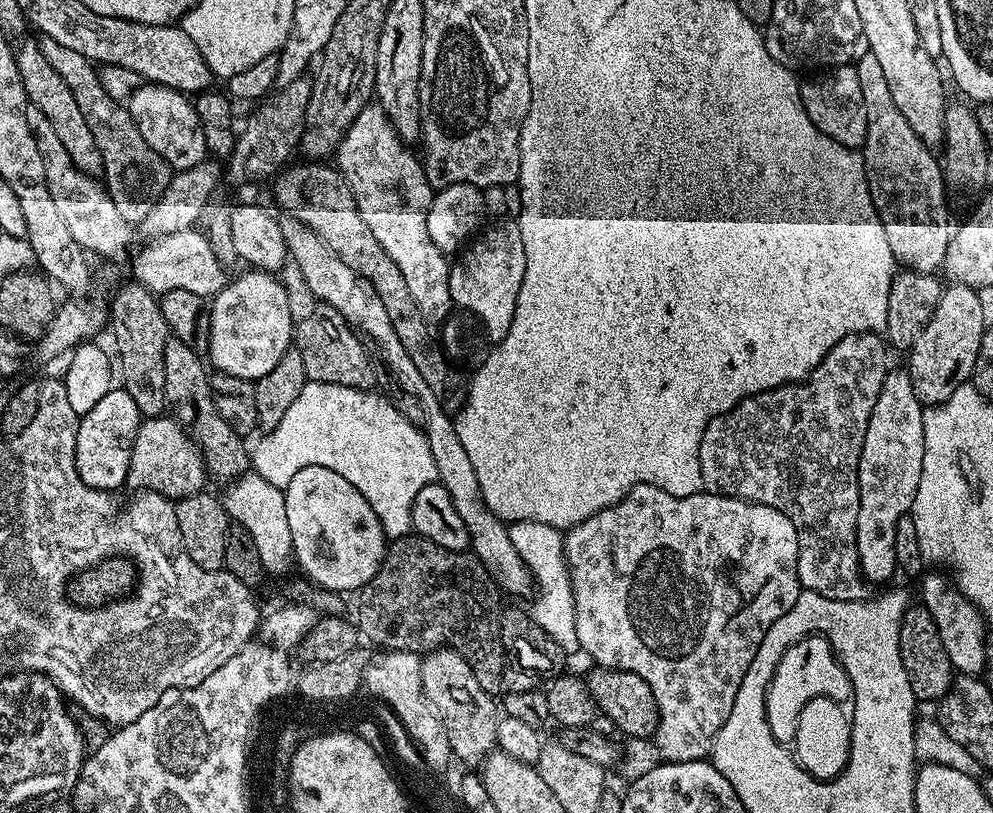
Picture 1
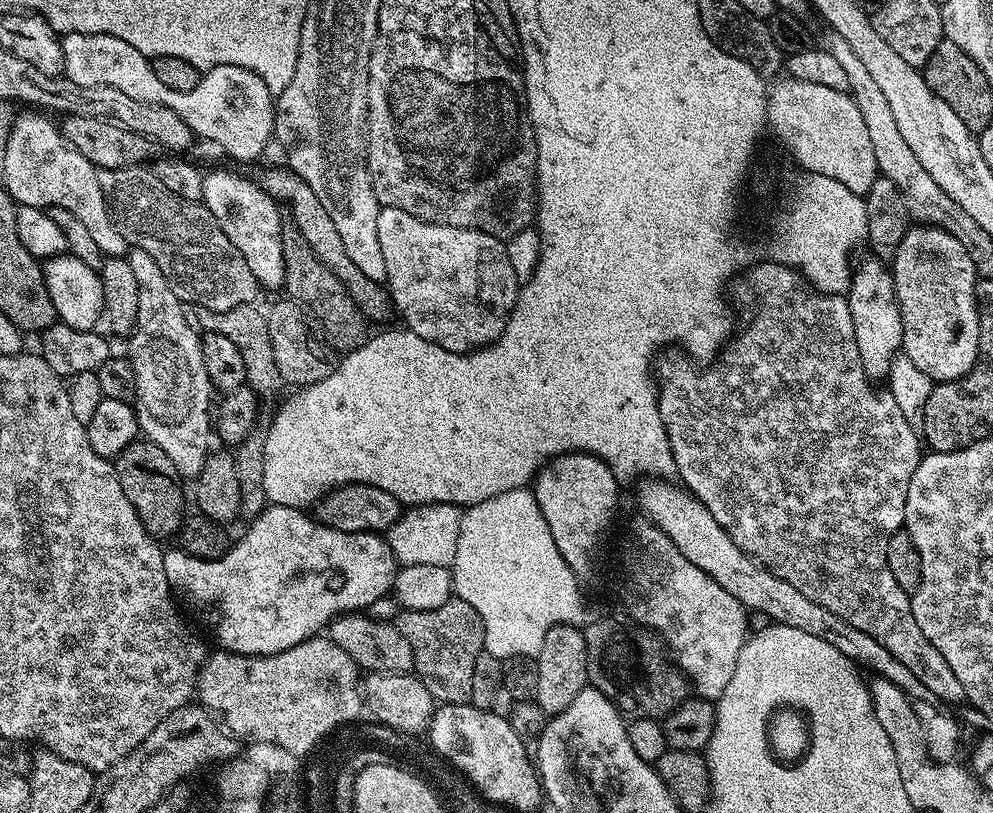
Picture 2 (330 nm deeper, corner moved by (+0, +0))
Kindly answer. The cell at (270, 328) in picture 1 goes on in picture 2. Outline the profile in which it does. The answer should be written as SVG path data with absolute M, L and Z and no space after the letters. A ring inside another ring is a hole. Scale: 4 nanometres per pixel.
M204 172L204 181L202 182L202 194L204 195L203 203L210 210L210 214L214 214L214 218L218 222L218 226L222 226L222 234L226 234L226 238L230 238L230 242L234 242L234 246L238 250L238 254L242 254L242 258L246 258L246 266L250 266L250 270L254 274L254 278L260 283L261 289L284 287L284 263L282 262L282 226L285 221L282 216L282 208L272 196L265 192L259 183L256 184L252 180L247 180L244 176L239 176L236 172Z

